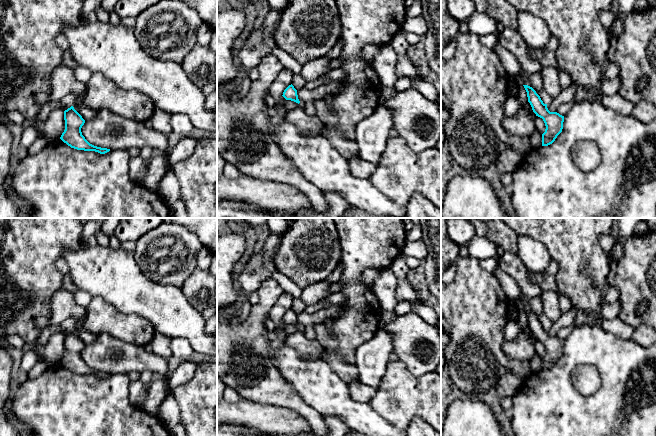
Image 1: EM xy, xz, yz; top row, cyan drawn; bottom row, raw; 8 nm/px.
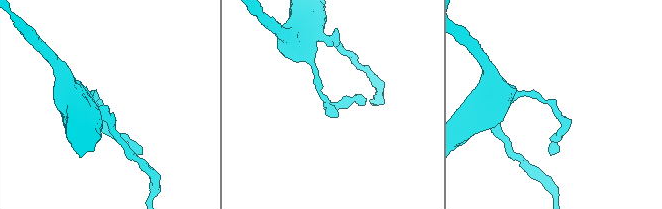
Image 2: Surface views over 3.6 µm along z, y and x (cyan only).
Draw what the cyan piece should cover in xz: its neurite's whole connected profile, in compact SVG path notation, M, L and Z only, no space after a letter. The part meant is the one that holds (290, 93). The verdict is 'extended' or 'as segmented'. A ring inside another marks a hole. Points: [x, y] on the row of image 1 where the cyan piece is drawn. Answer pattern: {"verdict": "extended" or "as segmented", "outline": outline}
{"verdict": "as segmented", "outline": "M291 84L289 85L283 92L282 95L286 100L291 100L296 103L300 103L297 95L297 90L294 88L294 86Z"}

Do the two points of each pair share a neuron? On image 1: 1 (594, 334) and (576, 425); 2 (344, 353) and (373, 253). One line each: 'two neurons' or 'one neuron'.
1: one neuron
2: one neuron

